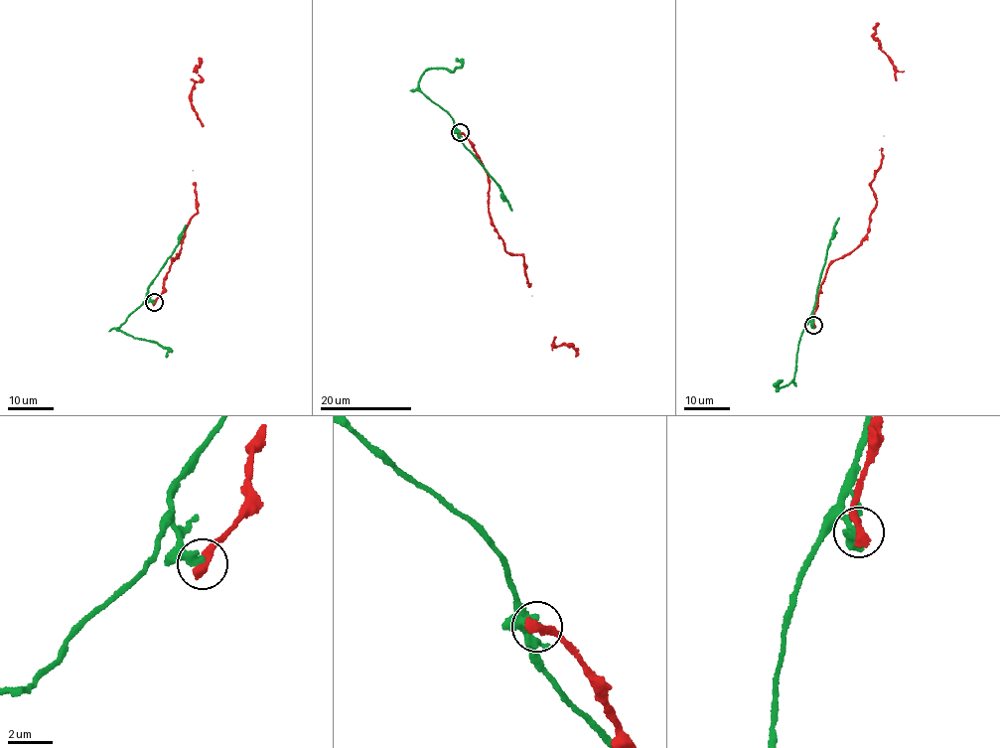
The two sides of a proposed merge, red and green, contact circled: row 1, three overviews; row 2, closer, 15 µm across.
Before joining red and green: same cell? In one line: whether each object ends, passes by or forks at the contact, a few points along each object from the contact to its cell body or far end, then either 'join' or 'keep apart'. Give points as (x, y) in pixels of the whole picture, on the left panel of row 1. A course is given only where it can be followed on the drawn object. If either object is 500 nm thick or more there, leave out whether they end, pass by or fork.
red ends; green ends; course red (154, 302), (180, 251), (187, 224), (197, 213), (192, 170), (202, 126), (191, 93), (200, 78), (198, 59); course green (154, 302), (147, 295), (145, 302), (117, 329), (136, 339), (159, 344), (170, 350), (166, 357); keep apart

